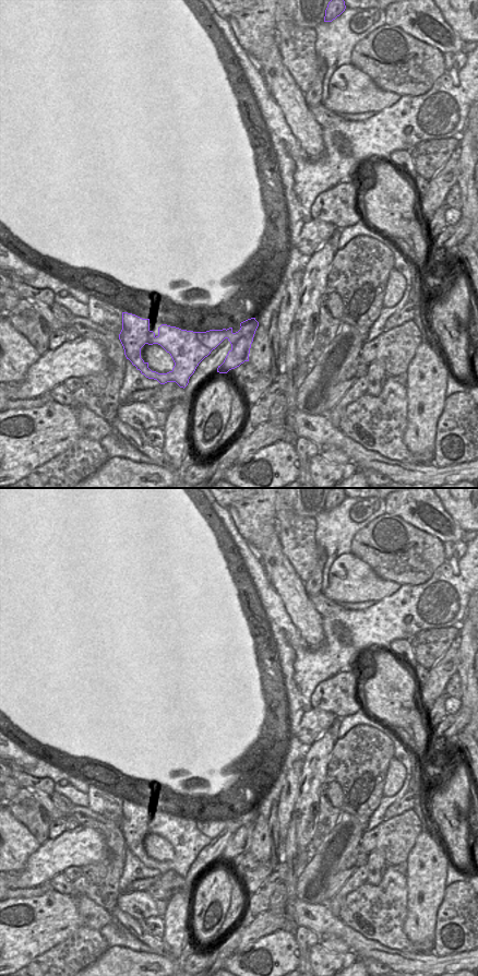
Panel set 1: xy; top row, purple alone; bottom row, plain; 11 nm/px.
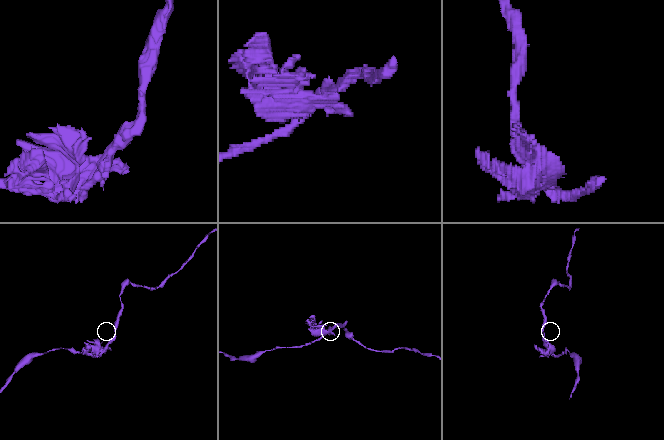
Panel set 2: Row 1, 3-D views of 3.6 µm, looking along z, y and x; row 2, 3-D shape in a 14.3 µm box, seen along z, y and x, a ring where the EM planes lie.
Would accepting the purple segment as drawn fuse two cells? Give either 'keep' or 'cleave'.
cleave

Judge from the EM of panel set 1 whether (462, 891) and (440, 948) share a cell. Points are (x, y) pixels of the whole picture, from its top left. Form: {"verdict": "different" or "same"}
{"verdict": "same"}

